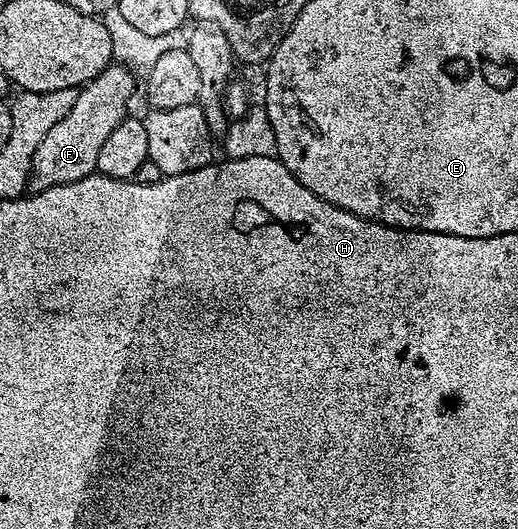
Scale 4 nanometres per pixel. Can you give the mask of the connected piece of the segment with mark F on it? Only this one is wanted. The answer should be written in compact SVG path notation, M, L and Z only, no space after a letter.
M117 64L107 66L104 72L100 72L100 76L81 87L76 96L76 104L72 104L68 116L64 116L60 124L48 128L48 136L40 140L40 148L36 148L36 156L32 156L29 189L37 192L60 184L72 184L95 173L100 160L100 148L104 140L108 140L112 128L127 118L126 105L133 94L133 76Z

